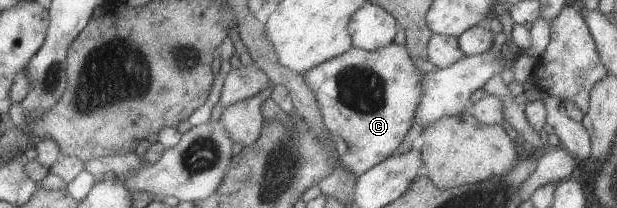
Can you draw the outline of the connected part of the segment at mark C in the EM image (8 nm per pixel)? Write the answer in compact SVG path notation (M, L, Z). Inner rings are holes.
M390 43L373 51L366 51L358 46L350 47L342 54L312 66L300 76L304 78L306 86L312 90L316 98L316 108L320 112L322 124L330 134L341 169L357 177L387 159L394 150L399 150L402 140L414 122L416 104L420 102L422 92L422 74L410 60L404 45Z

